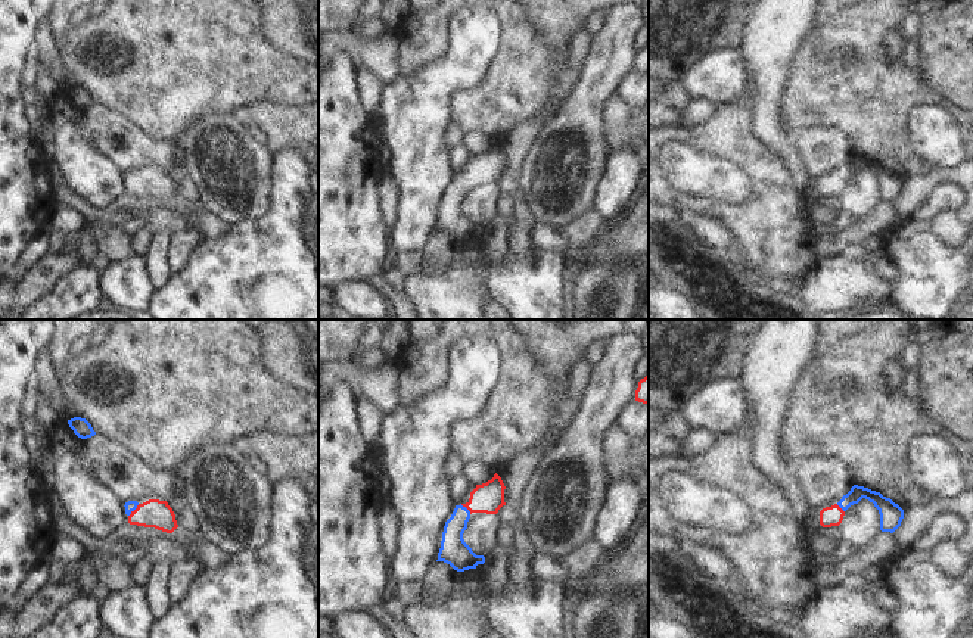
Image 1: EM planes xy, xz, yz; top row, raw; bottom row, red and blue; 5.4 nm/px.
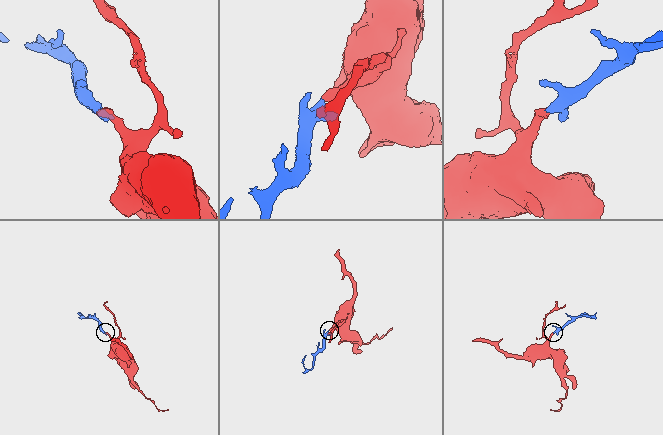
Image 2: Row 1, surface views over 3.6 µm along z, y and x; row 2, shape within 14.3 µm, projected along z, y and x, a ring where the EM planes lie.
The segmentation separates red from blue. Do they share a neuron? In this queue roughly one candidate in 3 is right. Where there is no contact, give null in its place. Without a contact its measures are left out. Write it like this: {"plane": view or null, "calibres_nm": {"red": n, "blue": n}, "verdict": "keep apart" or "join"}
{"plane": "xy", "calibres_nm": {"red": 160, "blue": 60}, "verdict": "join"}

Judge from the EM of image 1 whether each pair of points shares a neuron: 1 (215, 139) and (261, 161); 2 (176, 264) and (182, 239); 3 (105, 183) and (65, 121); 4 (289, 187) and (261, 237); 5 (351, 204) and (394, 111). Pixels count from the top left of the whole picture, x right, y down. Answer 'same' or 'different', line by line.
1: same
2: same
3: same
4: same
5: different

